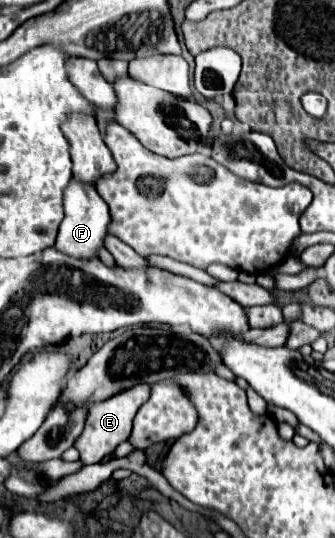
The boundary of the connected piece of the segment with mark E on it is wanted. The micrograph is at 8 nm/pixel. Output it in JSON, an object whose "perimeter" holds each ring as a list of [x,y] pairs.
{"perimeter":[[[139,384],[133,386],[125,392],[119,392],[117,396],[105,400],[105,402],[97,402],[89,406],[89,418],[85,424],[83,434],[79,436],[79,440],[75,442],[75,448],[81,452],[81,462],[83,464],[95,464],[101,462],[103,456],[111,454],[115,450],[117,444],[125,442],[131,436],[131,424],[133,418],[137,414],[137,410],[141,408],[141,404],[149,398],[149,386],[147,384]]]}

